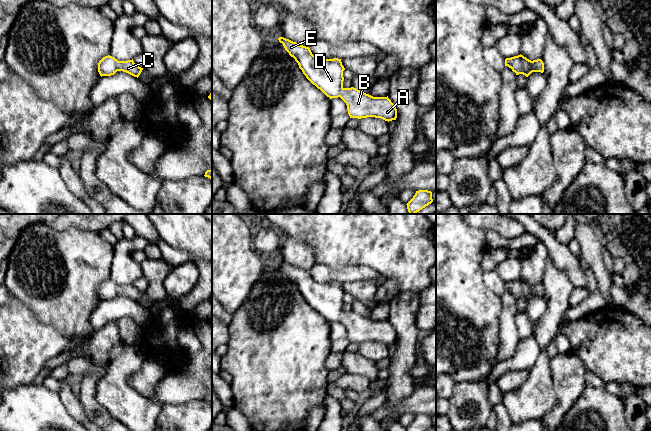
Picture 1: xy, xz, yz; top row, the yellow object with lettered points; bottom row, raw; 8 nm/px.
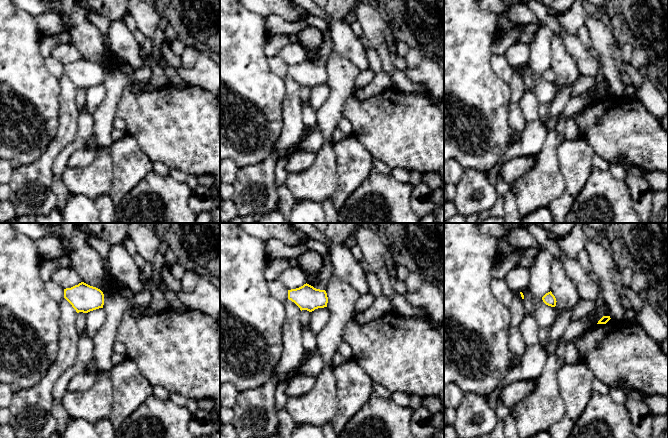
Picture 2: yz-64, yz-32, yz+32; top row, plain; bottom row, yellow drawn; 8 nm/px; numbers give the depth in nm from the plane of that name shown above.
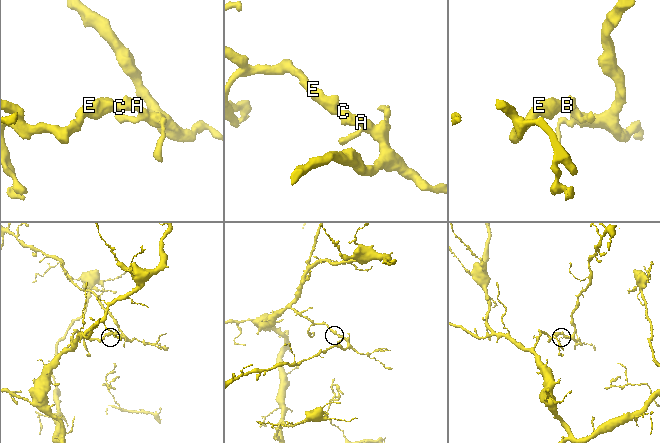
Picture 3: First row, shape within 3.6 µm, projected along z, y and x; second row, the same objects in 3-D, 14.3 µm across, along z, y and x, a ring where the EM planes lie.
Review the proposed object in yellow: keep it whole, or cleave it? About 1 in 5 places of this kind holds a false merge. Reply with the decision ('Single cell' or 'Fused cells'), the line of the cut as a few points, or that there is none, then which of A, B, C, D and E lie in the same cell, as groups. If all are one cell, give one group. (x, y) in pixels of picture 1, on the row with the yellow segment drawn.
Single cell. No split. Groups: A B C D E

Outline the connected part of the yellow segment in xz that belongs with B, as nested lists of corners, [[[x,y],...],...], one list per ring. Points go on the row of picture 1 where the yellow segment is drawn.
[[[284,37],[278,40],[313,85],[330,99],[340,97],[346,103],[350,118],[375,117],[388,122],[396,120],[397,109],[388,96],[373,97],[354,87],[343,87],[345,68],[341,59],[318,59],[309,47]]]

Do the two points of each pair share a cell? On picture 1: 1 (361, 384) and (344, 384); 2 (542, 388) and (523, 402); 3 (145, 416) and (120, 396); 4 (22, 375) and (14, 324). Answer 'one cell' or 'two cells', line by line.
1: one cell
2: one cell
3: one cell
4: one cell

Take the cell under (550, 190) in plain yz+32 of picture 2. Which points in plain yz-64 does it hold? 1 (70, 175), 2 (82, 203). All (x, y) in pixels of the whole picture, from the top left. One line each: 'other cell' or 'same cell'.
1: same cell
2: other cell

